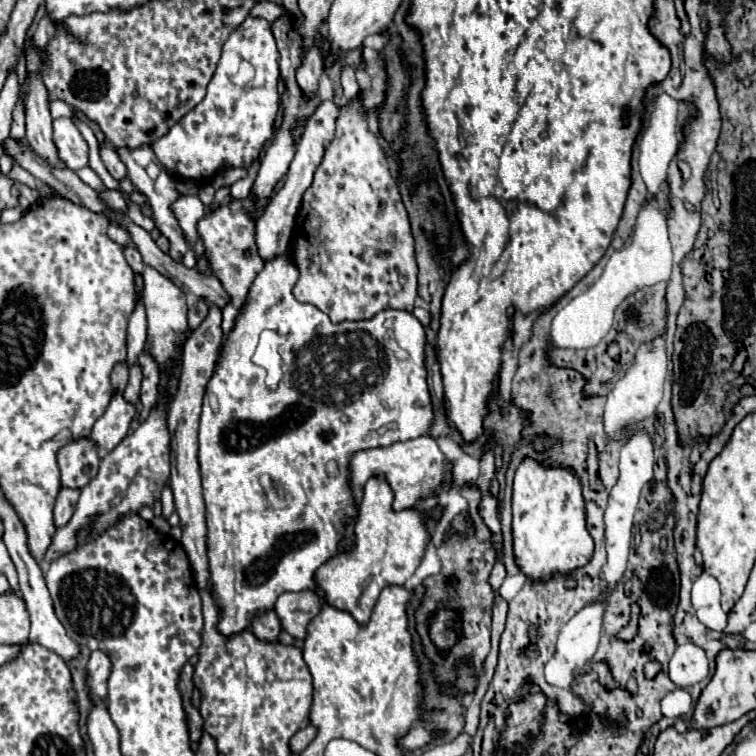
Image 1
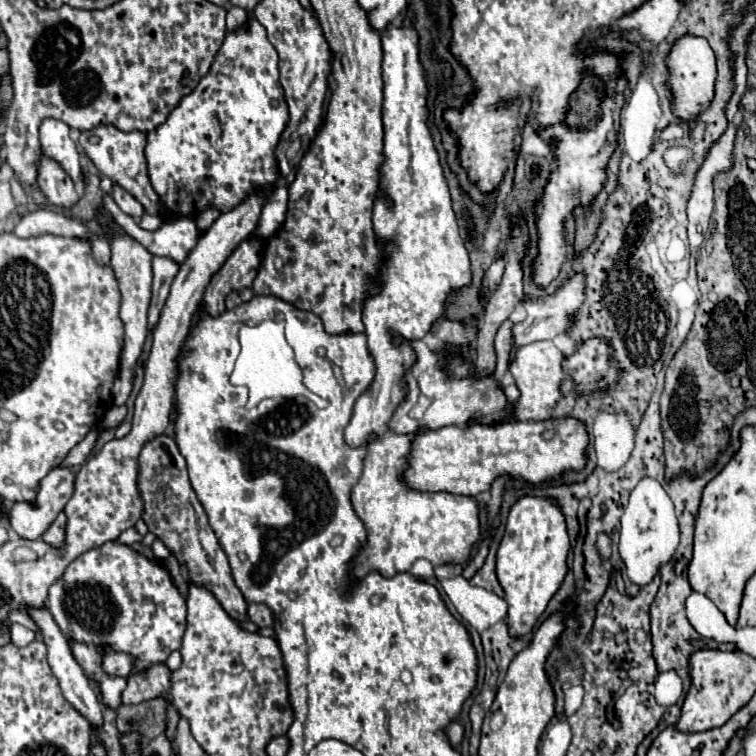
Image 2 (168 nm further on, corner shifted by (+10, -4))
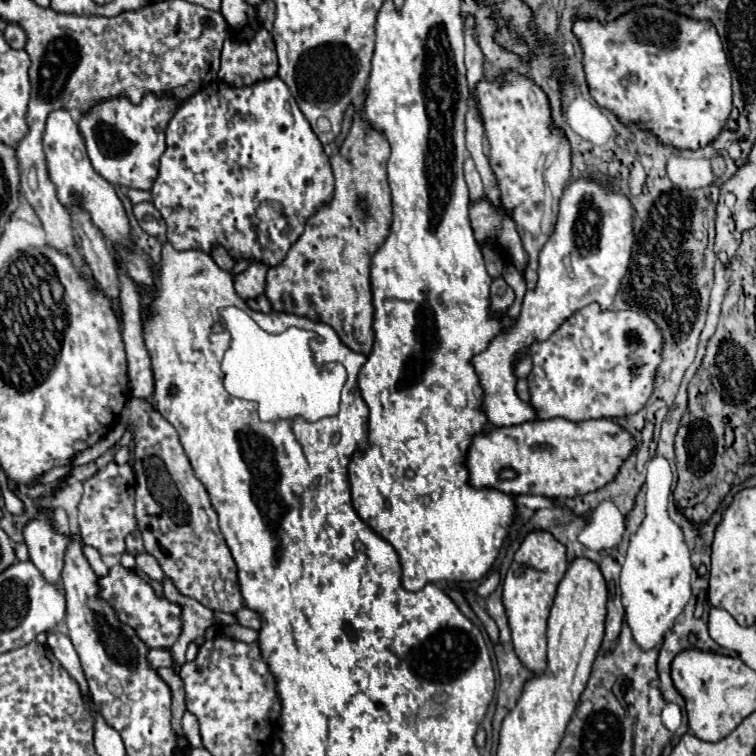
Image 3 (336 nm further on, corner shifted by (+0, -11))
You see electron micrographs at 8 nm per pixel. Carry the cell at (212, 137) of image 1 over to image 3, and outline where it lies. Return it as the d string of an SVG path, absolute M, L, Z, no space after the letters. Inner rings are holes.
M270 77L270 79L264 79L264 81L248 85L248 87L232 87L224 81L216 81L216 83L210 83L208 87L204 87L202 91L198 91L196 95L192 95L174 113L174 117L170 119L170 123L166 127L166 151L160 159L160 171L158 171L158 177L156 177L150 193L152 193L154 207L162 213L162 217L168 225L166 237L176 249L180 249L180 251L200 249L200 251L210 253L210 247L214 243L220 243L228 249L228 253L232 257L248 257L248 259L262 261L262 263L274 267L276 263L280 263L280 259L284 259L284 255L288 253L288 247L302 235L306 219L332 199L332 187L334 187L334 176L330 163L328 163L328 157L324 155L322 143L316 139L314 131L310 129L310 123L304 119L302 111L298 109L288 85L280 77Z

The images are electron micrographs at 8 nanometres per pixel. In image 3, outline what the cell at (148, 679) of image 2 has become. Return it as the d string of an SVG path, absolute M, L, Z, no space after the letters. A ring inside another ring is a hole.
M168 577L164 579L164 595L168 599L172 599L174 603L180 603L180 607L184 611L184 615L182 615L182 619L184 619L184 631L182 631L180 639L176 641L176 647L172 647L172 659L174 659L172 671L178 673L180 667L186 663L184 653L186 653L188 643L190 641L198 641L198 639L204 637L206 629L214 623L214 611L208 609L208 607L204 607L196 599L182 595Z

